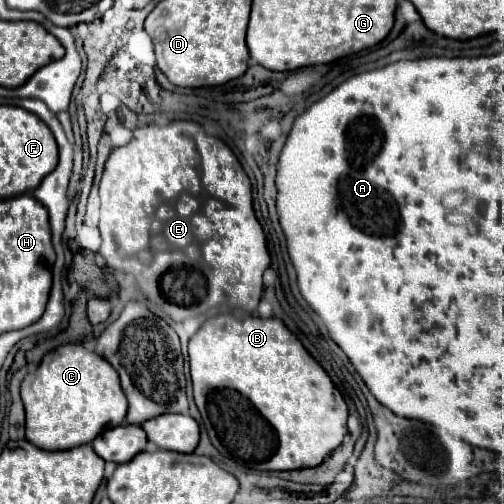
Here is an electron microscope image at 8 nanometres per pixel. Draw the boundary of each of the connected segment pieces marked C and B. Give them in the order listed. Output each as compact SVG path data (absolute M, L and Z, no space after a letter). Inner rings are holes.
M64 344L48 352L38 370L24 378L20 394L26 406L26 438L42 450L90 444L102 430L122 424L128 408L116 370L82 344Z
M218 314L214 318L208 318L204 326L190 338L188 358L194 402L202 414L202 422L210 436L210 442L220 454L232 460L240 460L248 466L254 466L256 470L314 468L324 460L324 456L338 448L348 434L348 408L342 394L334 388L322 366L316 364L316 360L306 352L300 340L278 318L236 318L232 314ZM300 404L304 410L302 418L298 418ZM260 414L264 414L264 418L272 422L276 432Z

